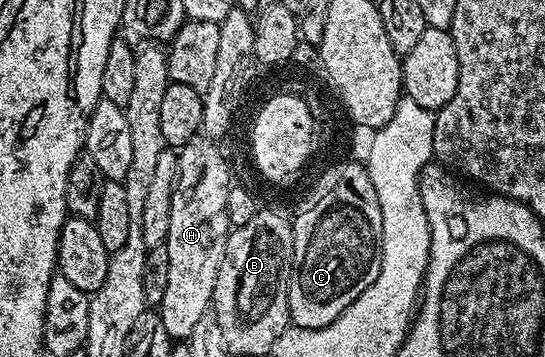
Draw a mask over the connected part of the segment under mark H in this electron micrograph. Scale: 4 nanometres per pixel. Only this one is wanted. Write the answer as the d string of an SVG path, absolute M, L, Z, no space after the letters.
M196 136L178 151L178 174L172 188L169 232L165 241L169 256L169 282L164 299L157 306L161 324L173 340L190 339L201 316L209 313L217 272L232 227L225 212L225 200L233 185L231 170L218 145L206 136Z

